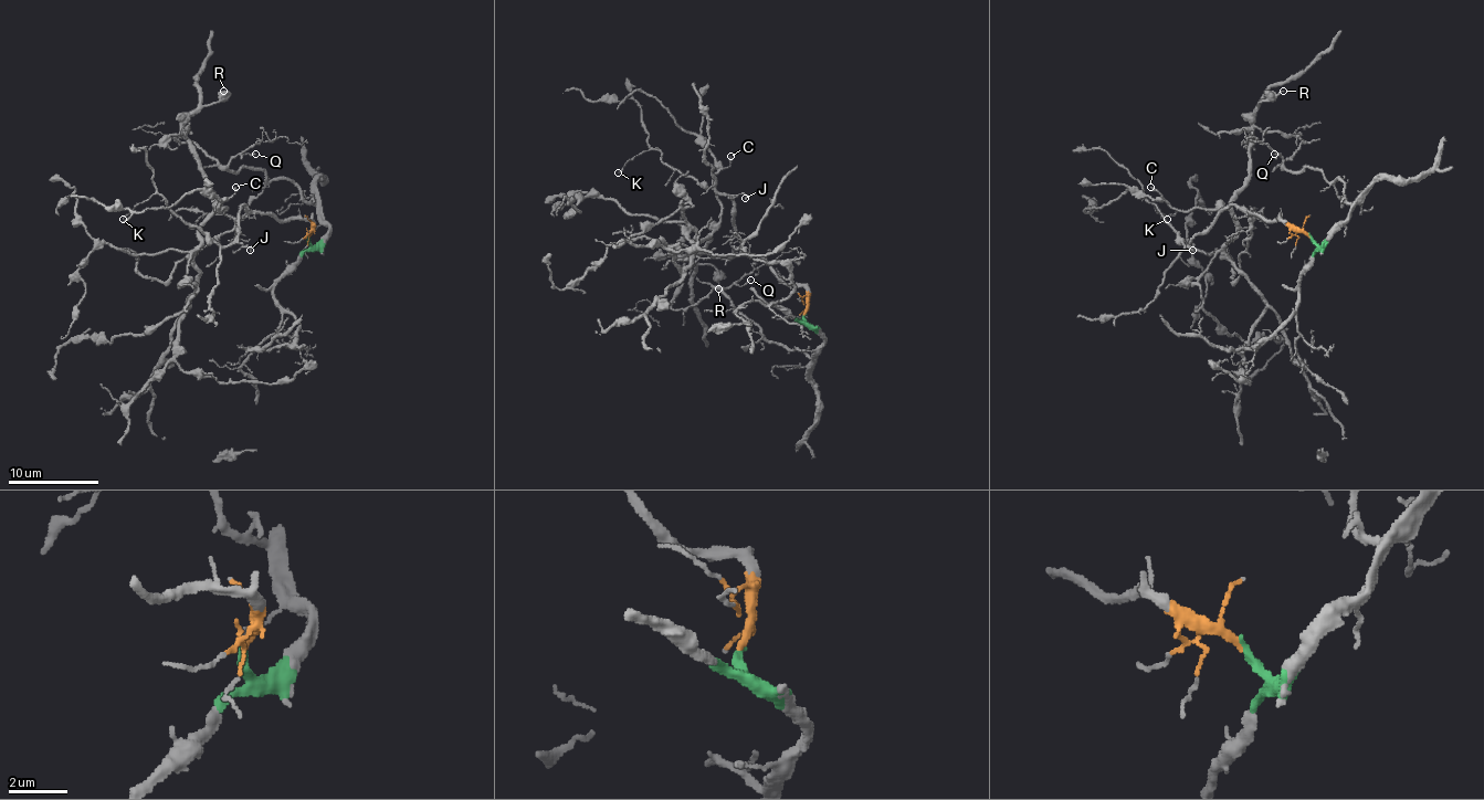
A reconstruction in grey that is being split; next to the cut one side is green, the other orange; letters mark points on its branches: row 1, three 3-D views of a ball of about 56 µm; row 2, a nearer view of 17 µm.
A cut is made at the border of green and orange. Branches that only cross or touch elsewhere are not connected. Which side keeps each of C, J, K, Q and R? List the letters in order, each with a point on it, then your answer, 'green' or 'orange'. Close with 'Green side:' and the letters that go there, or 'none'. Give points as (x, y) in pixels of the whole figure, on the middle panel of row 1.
C: at (730, 156); green
J: at (745, 198); orange
K: at (618, 172); orange
Q: at (750, 280); green
R: at (718, 288); green
Green side: C, Q, R

